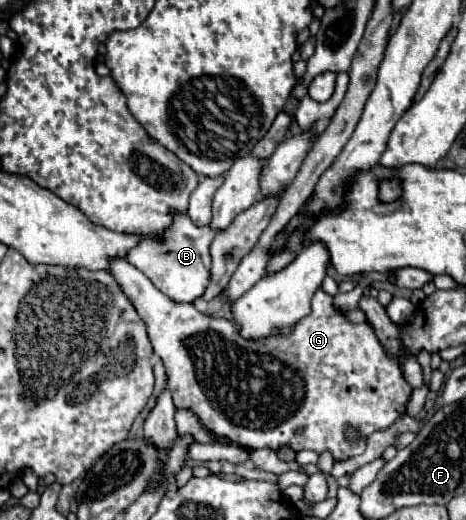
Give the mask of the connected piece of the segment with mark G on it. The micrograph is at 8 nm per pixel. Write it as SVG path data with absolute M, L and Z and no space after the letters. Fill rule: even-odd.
M111 258L107 272L121 286L123 294L131 300L147 326L151 346L167 368L169 390L173 392L175 406L191 410L209 430L231 438L247 450L279 450L289 446L295 452L313 450L321 454L329 450L335 460L347 460L365 452L365 440L369 434L389 428L405 414L405 404L413 388L405 382L397 358L383 348L375 330L367 322L351 324L341 312L337 312L333 308L333 298L323 290L315 292L311 314L297 322L287 336L247 340L239 334L239 326L233 320L207 316L193 304L171 302L171 298L155 290L151 280L125 258ZM345 426L357 426L363 440L355 444L347 442L343 434Z

